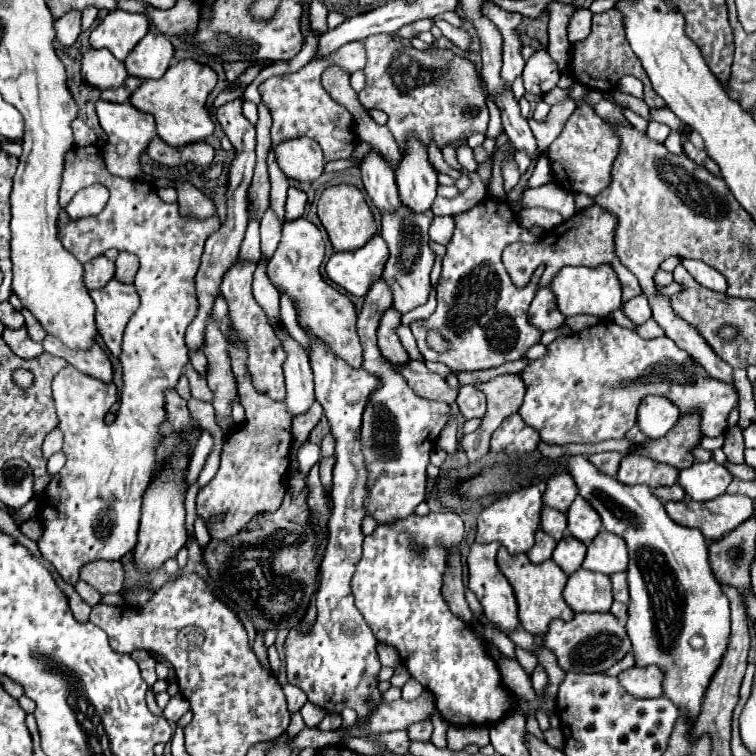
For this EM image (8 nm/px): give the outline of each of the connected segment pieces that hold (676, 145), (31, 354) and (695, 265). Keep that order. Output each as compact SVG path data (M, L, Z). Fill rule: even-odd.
M671 132L671 136L669 136L663 144L665 144L665 148L667 148L671 154L681 154L681 152L683 152L683 144L681 144L679 132Z
M5 328L3 332L3 338L7 342L7 346L21 358L37 358L43 354L43 346L39 342L33 342L29 336L27 336L27 330L25 328L19 328L19 330L9 330Z
M685 258L681 264L691 272L691 276L693 276L701 286L705 286L705 288L709 288L709 290L717 290L717 292L725 292L725 290L727 290L727 282L725 282L723 274L717 272L715 268L707 266L705 262L701 262L701 260L687 260L687 258Z

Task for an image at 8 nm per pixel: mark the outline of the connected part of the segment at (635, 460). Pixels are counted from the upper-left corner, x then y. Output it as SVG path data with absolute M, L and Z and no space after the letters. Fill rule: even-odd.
M627 454L621 460L617 480L623 484L647 484L649 488L673 486L677 482L679 470L669 464L661 464L643 456Z

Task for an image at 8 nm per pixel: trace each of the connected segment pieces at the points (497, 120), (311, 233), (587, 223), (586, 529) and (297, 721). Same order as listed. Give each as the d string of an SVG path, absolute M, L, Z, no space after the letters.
M487 98L487 108L489 108L489 114L491 114L491 120L489 120L489 128L485 132L485 138L495 140L503 132L503 128L501 128L501 112L497 110L497 104L495 104L493 98Z
M306 218L285 223L279 245L267 264L267 276L273 282L273 274L281 268L281 282L275 284L279 292L283 292L297 308L297 322L311 336L321 340L337 358L349 362L353 368L361 366L361 344L355 332L355 306L345 294L339 294L335 288L327 286L319 274L319 266L325 256L323 238L319 228Z
M591 206L587 210L577 212L575 216L571 216L571 220L561 222L557 228L545 232L545 238L539 244L523 244L523 242L515 242L511 246L505 248L503 252L503 264L507 274L511 276L513 284L517 288L525 288L525 284L529 284L535 268L539 264L545 264L545 274L541 278L541 286L547 286L553 276L563 268L563 266L589 266L595 268L597 264L611 264L621 280L621 288L623 288L623 302L631 300L635 296L641 294L641 286L637 276L633 276L633 272L629 272L615 254L615 244L613 244L613 232L617 230L617 216L613 216L611 212L605 212L601 206Z
M577 496L577 500L573 500L571 508L567 510L567 530L581 542L591 542L601 530L599 514L581 496Z
M299 711L292 713L290 717L291 720L286 732L289 736L295 736L295 734L299 733L306 725Z

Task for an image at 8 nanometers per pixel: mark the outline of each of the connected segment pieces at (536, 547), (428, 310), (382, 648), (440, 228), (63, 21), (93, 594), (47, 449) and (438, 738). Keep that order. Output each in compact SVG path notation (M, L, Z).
M539 528L537 534L535 534L535 544L533 544L533 548L527 552L529 560L535 562L535 564L541 564L541 562L549 560L555 544L557 544L557 542L555 542L547 532L543 532L543 530Z
M431 286L427 302L422 307L418 307L402 316L401 323L409 326L411 322L426 319L435 311L436 306L436 289L435 286Z
M379 644L377 646L377 652L379 652L379 660L383 666L397 666L401 662L399 658L399 652L393 648L393 646L385 646L385 644Z
M435 216L429 228L429 236L439 244L447 244L453 236L453 230L455 230L453 216Z
M73 10L67 12L65 16L55 20L55 40L63 44L63 48L71 48L77 42L77 36L81 34L81 12Z
M80 580L76 583L74 588L81 596L81 598L91 607L94 607L101 603L103 595L86 582Z
M55 428L55 430L51 430L45 436L45 442L43 442L43 458L47 460L55 452L61 452L61 446L63 446L63 434L61 434L59 428Z
M435 716L433 720L433 726L435 726L435 730L433 730L433 738L431 738L431 742L433 744L437 744L439 748L447 748L447 740L445 740L445 732L447 732L447 722L441 718L441 716Z

